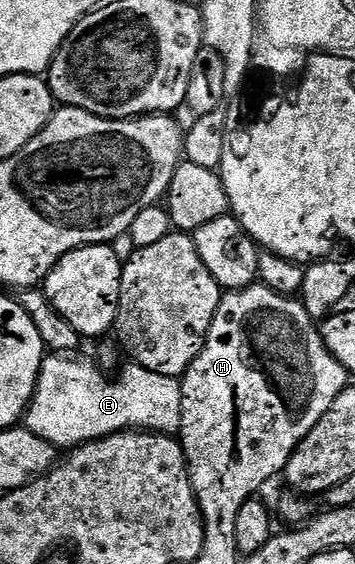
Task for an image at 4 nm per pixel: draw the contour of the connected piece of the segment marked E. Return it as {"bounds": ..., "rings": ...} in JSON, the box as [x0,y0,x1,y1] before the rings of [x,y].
{"bounds":[25,356,183,451],"rings":[[[44,356],[39,382],[25,414],[25,427],[29,432],[35,432],[41,439],[47,440],[63,451],[88,445],[91,441],[100,441],[114,433],[150,431],[168,435],[178,434],[181,427],[181,399],[183,398],[180,378],[157,375],[157,371],[149,371],[140,365],[127,363],[127,366],[124,364],[118,370],[119,378],[110,381],[107,378],[110,376],[92,358],[91,362],[89,358],[79,356]]]}

